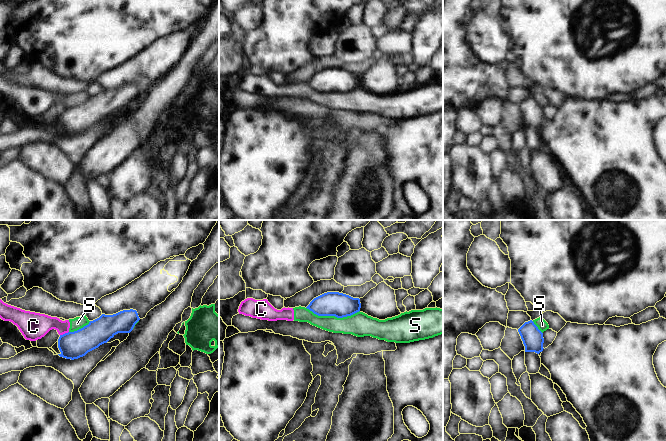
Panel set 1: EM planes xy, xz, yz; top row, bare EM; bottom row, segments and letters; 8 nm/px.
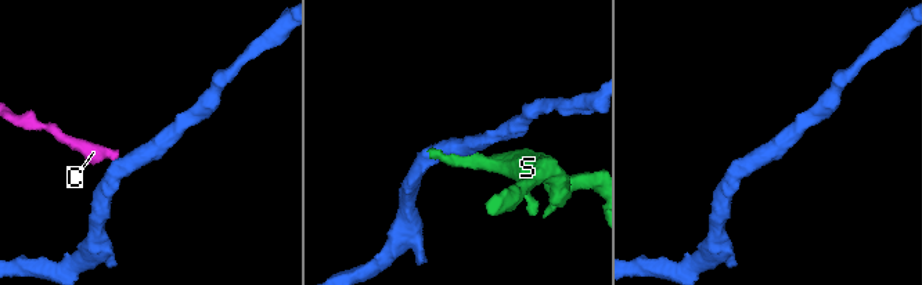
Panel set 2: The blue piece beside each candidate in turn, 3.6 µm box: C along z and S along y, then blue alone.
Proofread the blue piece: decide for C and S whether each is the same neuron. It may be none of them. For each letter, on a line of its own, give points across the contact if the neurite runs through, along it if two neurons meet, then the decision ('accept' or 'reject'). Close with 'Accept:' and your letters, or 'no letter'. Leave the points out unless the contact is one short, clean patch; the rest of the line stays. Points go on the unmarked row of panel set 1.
C: border along xy (68, 107), (60, 111); reject
S: reject
Accept: no letter

